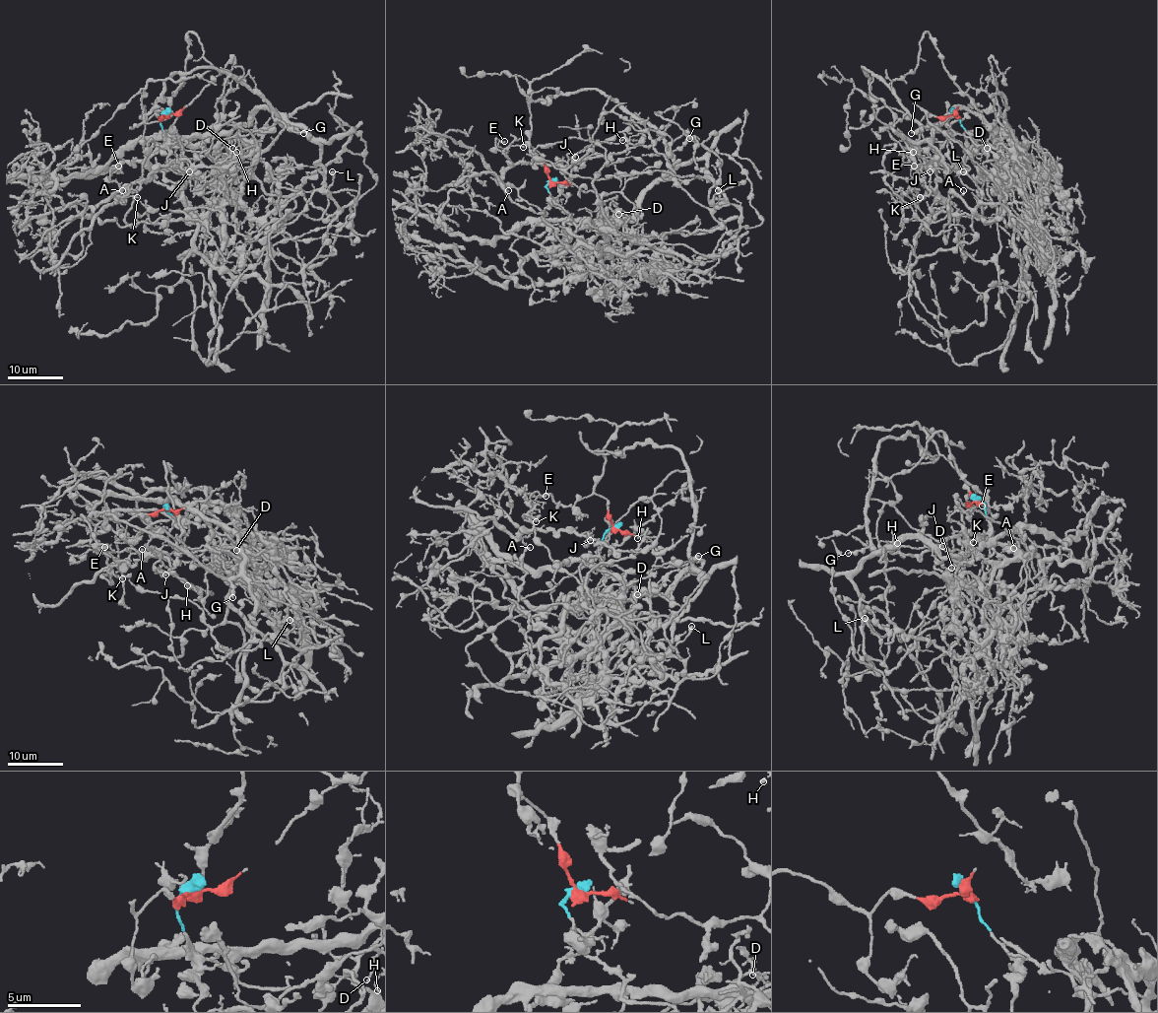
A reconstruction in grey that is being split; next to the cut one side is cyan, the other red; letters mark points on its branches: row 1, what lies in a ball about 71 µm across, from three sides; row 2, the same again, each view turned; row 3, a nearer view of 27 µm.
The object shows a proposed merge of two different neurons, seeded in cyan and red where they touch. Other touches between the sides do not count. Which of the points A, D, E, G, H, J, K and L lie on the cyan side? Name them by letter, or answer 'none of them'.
D

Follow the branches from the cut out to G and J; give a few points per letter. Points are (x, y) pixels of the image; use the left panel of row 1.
G: (165, 114), (144, 120), (144, 107), (145, 114), (165, 80), (213, 67), (231, 73), (286, 126), (303, 133)
J: (165, 114), (144, 120), (164, 81), (216, 67), (215, 124), (255, 139), (227, 165), (169, 163), (189, 172)

